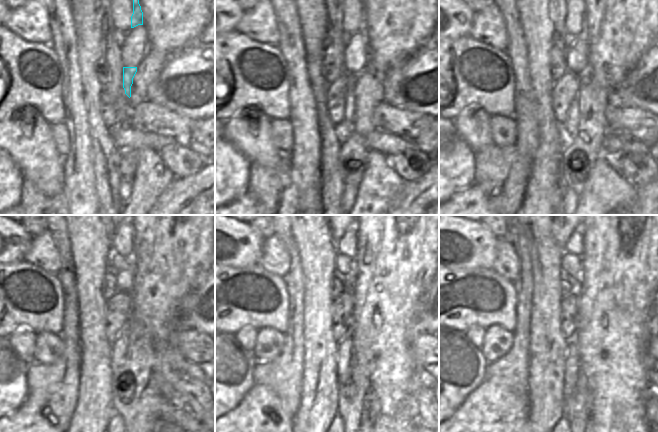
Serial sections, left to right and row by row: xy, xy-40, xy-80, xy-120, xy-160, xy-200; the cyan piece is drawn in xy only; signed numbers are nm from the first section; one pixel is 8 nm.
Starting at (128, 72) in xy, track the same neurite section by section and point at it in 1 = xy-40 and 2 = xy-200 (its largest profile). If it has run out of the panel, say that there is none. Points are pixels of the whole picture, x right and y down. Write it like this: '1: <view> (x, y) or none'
1: xy-40 (346, 128)
2: xy-200 (571, 373)

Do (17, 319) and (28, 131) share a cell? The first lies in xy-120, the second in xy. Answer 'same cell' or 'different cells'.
different cells

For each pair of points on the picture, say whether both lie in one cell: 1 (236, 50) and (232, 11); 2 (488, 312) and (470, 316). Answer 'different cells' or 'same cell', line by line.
1: different cells
2: same cell

